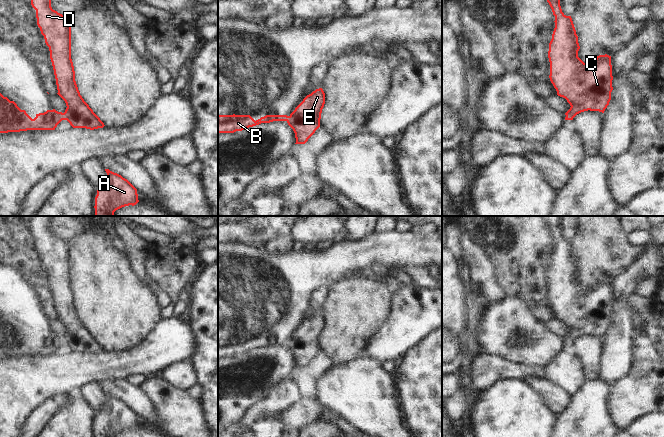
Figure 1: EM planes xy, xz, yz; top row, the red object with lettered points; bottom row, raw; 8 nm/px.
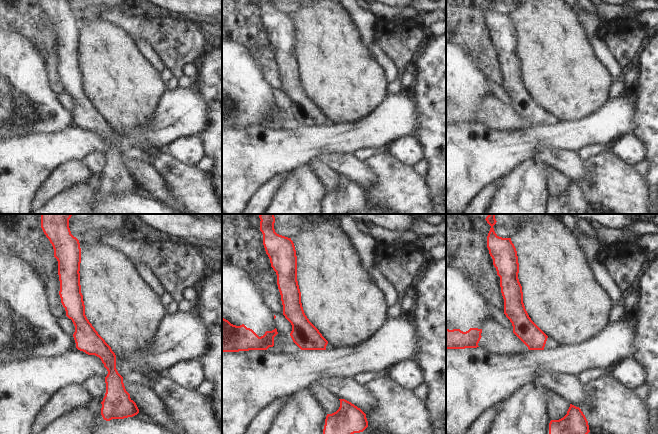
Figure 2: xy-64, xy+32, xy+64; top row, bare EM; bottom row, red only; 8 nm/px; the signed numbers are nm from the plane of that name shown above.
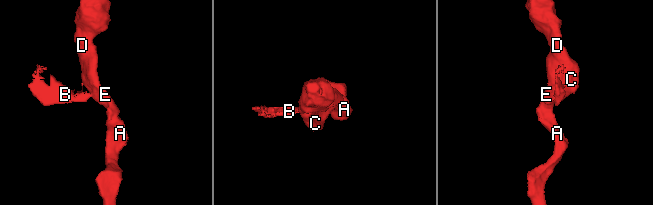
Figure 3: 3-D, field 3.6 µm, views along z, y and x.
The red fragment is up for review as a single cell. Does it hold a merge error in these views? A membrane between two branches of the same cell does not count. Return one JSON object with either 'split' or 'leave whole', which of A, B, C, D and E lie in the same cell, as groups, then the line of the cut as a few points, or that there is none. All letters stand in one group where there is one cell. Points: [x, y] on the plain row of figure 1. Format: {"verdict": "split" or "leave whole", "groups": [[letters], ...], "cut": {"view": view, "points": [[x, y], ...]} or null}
{"verdict": "split", "groups": [["A", "C", "D", "E"], ["B"]], "cut": {"view": "xy", "points": [[63, 337], [66, 343]]}}

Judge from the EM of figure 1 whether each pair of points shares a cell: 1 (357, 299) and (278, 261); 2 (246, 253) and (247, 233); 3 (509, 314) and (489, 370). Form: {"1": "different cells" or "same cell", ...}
{"1": "different cells", "2": "different cells", "3": "different cells"}

